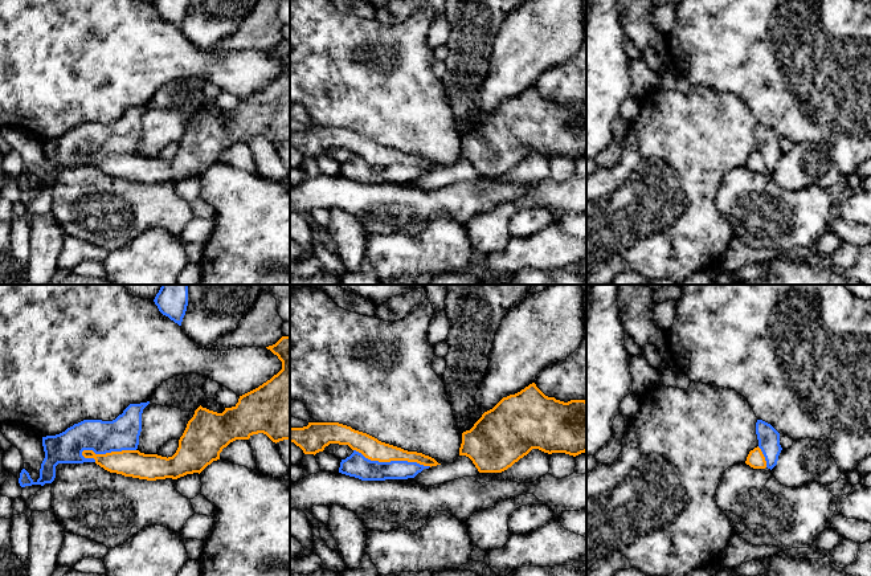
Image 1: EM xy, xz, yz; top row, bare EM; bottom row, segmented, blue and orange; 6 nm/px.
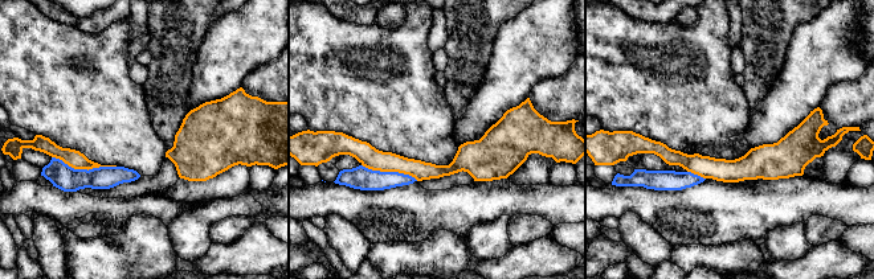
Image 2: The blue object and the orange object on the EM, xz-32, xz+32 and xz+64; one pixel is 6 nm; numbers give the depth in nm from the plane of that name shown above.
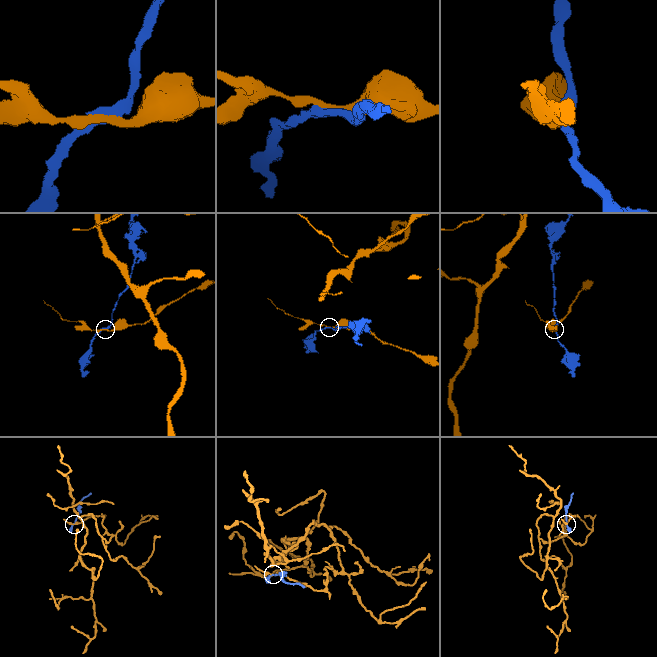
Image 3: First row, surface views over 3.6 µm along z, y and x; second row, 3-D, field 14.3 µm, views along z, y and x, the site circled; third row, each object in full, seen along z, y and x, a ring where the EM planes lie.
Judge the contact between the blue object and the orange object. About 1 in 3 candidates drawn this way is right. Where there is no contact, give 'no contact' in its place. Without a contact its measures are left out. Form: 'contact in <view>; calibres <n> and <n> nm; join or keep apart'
contact in xz; calibres 150 and 140 nm; keep apart

